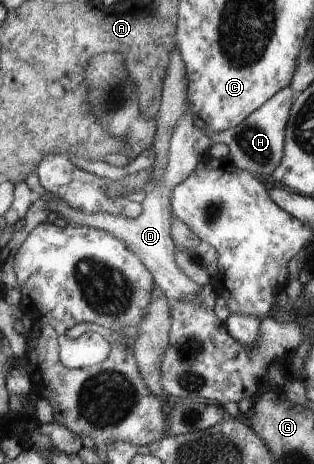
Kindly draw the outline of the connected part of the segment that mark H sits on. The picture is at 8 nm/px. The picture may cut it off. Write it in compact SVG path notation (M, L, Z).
M288 85L276 92L262 107L252 112L242 124L230 128L224 133L214 133L212 141L226 143L229 147L228 159L241 170L256 173L257 178L268 178L278 169L284 149L284 127L287 126L290 110L296 97L295 89Z

